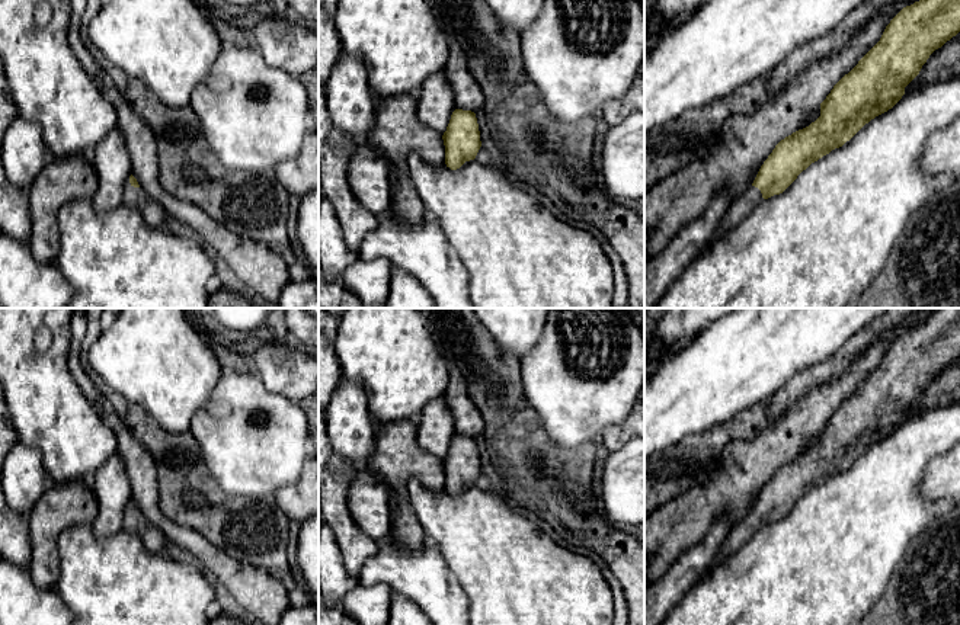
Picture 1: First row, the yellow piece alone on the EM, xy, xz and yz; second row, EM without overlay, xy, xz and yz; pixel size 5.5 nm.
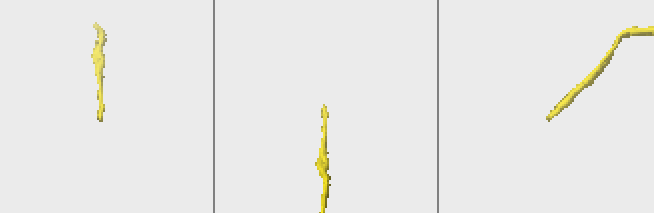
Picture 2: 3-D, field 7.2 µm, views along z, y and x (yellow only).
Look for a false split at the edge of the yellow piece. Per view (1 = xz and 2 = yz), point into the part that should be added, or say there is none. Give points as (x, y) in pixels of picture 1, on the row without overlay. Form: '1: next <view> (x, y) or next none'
1: next none
2: next yz (745, 529)

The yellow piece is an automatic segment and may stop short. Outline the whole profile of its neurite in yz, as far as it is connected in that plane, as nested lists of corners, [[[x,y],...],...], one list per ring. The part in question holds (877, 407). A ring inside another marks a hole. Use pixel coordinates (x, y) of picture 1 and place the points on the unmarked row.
[[[935,308],[931,317],[903,333],[886,352],[880,366],[845,400],[820,429],[820,442],[781,465],[761,491],[748,516],[732,528],[711,570],[745,545],[764,525],[783,519],[812,488],[842,472],[865,449],[892,435],[929,381],[960,358],[960,308]]]

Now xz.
[[[455,435],[442,465],[445,471],[445,490],[451,496],[457,496],[465,487],[474,485],[481,472],[476,439]]]

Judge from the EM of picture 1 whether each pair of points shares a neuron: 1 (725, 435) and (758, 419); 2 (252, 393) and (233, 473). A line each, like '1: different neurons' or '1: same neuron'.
1: same neuron
2: same neuron

